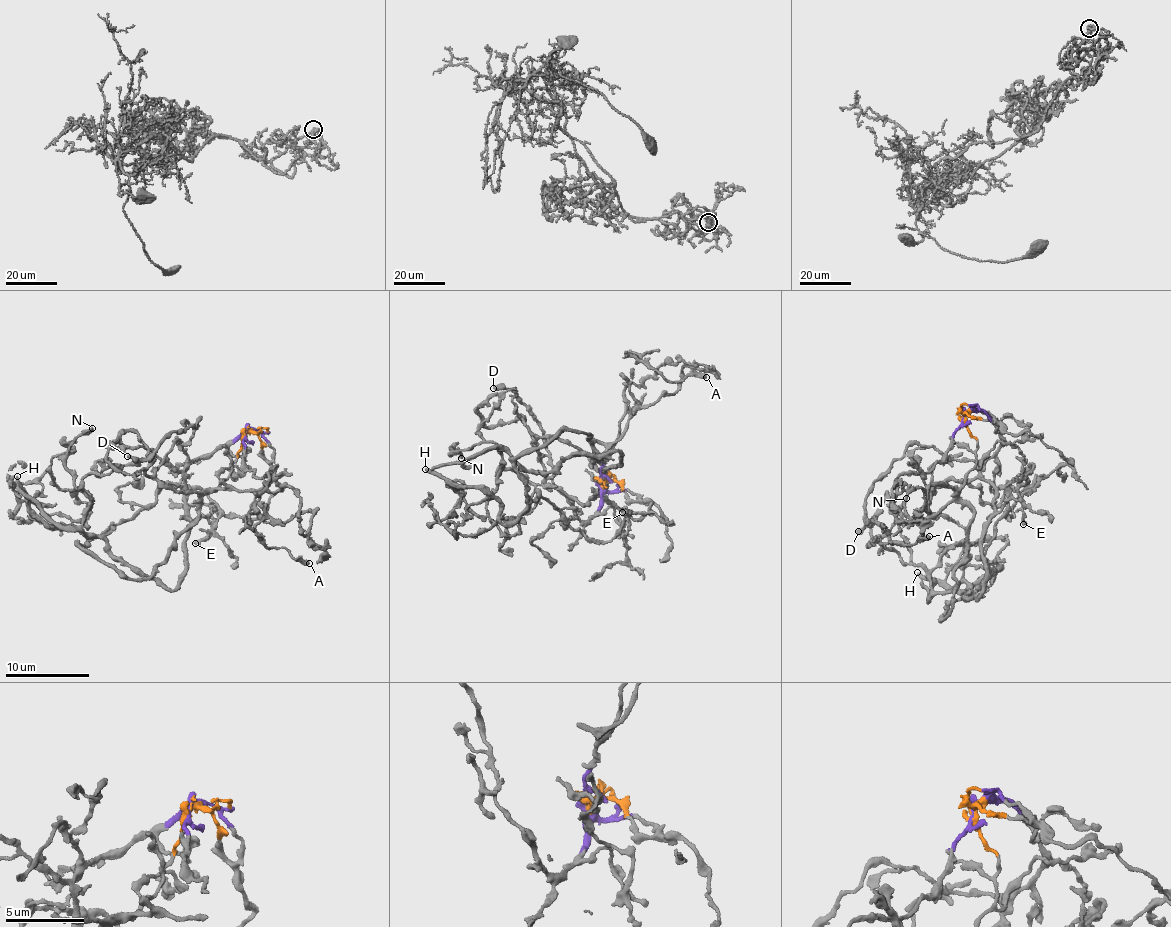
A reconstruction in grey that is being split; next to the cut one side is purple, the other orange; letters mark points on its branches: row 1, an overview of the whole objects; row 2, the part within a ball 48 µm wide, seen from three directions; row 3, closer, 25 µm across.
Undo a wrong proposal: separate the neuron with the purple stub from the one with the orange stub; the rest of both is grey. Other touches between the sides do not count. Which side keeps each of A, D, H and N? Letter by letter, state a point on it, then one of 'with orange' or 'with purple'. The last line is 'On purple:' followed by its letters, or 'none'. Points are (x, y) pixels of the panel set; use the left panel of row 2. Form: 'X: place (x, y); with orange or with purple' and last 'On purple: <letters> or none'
A: place (309, 563); with orange
D: place (127, 456); with purple
H: place (17, 476); with orange
N: place (92, 428); with purple
On purple: D, N

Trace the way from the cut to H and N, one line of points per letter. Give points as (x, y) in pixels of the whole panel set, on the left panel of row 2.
H: (247, 430), (197, 521), (141, 579), (105, 564), (68, 526), (35, 520), (16, 475)
N: (247, 430), (183, 471), (184, 576), (171, 591), (81, 530), (88, 498), (66, 465), (69, 445), (92, 428)

